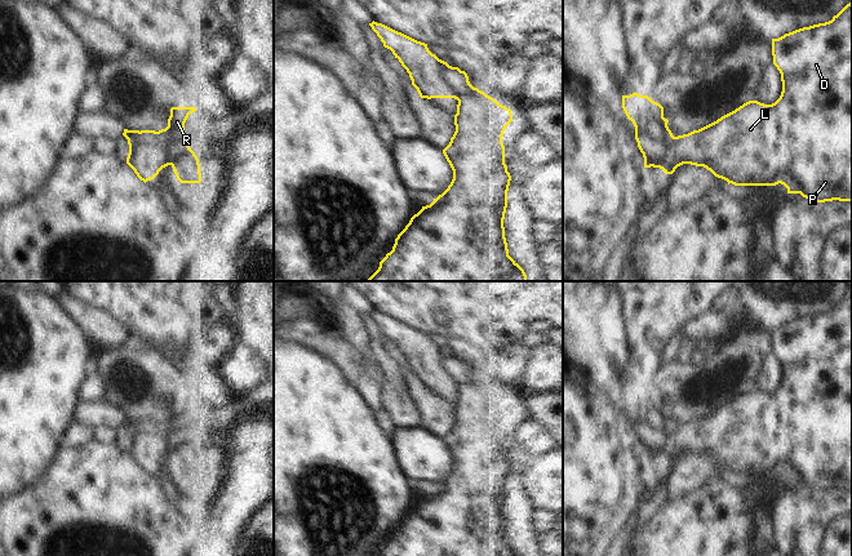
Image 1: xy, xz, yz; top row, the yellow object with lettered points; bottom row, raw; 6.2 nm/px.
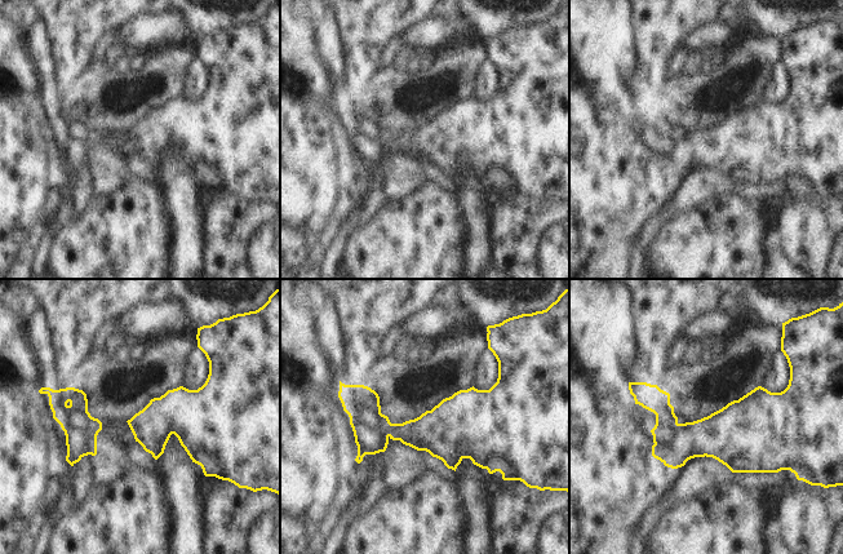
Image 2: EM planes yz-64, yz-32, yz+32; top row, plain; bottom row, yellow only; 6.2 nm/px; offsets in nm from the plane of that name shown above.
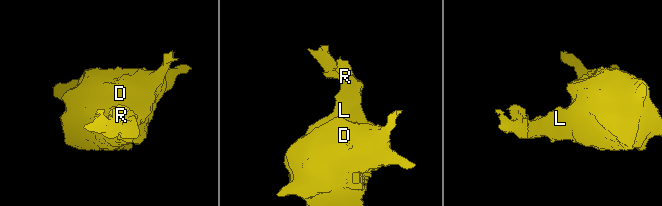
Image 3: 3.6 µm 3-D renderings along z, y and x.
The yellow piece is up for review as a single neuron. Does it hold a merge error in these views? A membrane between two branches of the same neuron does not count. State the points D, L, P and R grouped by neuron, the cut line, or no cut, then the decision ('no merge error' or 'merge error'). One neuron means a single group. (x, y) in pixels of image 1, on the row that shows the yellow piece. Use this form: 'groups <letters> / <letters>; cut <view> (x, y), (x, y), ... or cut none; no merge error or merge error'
groups D L P / R; cut yz (674, 137), (666, 150), (649, 156), (644, 161); merge error

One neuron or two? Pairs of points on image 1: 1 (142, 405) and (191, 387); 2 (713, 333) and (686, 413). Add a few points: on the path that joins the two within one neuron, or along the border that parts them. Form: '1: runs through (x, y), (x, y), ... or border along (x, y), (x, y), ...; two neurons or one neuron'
1: runs through (154, 394), (160, 387), (180, 387); one neuron
2: border along (740, 328), (714, 346); two neurons

